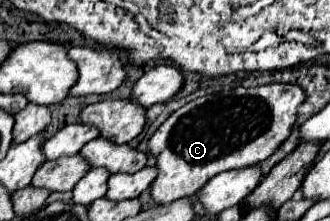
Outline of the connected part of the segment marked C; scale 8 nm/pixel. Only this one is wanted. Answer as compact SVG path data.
M262 85L262 87L234 87L226 89L222 95L206 95L198 97L178 111L174 111L150 137L148 141L148 153L156 157L156 169L158 175L150 187L152 199L158 205L172 203L180 197L194 195L208 179L222 171L230 169L244 169L250 165L256 165L270 157L276 147L290 135L290 129L296 121L296 109L304 101L304 91L298 85Z

